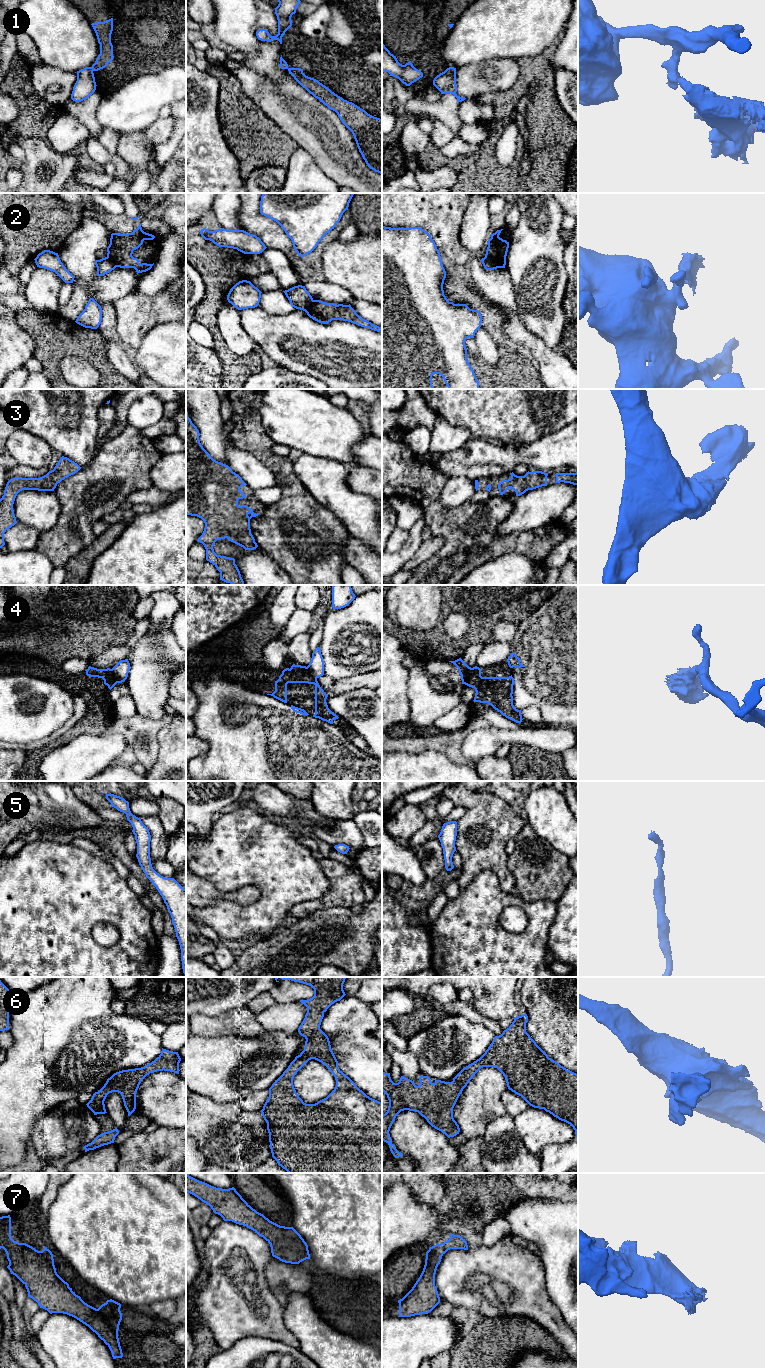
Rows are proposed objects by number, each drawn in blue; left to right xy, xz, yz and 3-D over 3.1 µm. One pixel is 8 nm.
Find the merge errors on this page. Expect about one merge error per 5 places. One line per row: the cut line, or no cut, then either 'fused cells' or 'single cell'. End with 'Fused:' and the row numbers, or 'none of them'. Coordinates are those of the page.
1: cut in xy along (91, 67), (93, 70); fused cells
2: cut in yz along (485, 256), (498, 267); fused cells
3: no cut; single cell
4: cut in yz along (472, 668), (472, 671), (463, 683); fused cells
5: no cut; single cell
6: no cut; single cell
7: no cut; single cell
Fused: 1, 2, 4

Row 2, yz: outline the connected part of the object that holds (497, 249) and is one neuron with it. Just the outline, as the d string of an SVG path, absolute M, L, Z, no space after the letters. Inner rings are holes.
M497 230L491 234L491 238L487 242L488 247L485 254L485 257L492 260L498 268L505 268L509 248L509 242L499 237L502 230Z

